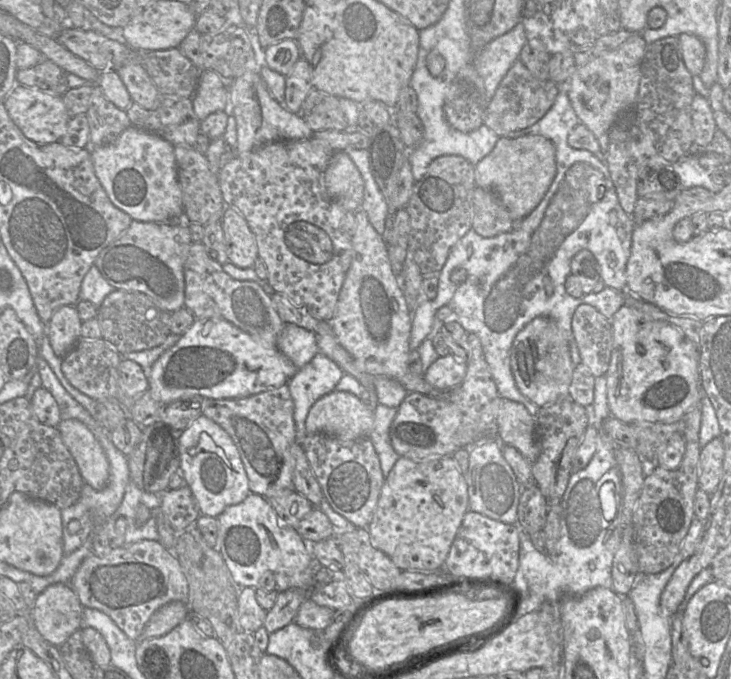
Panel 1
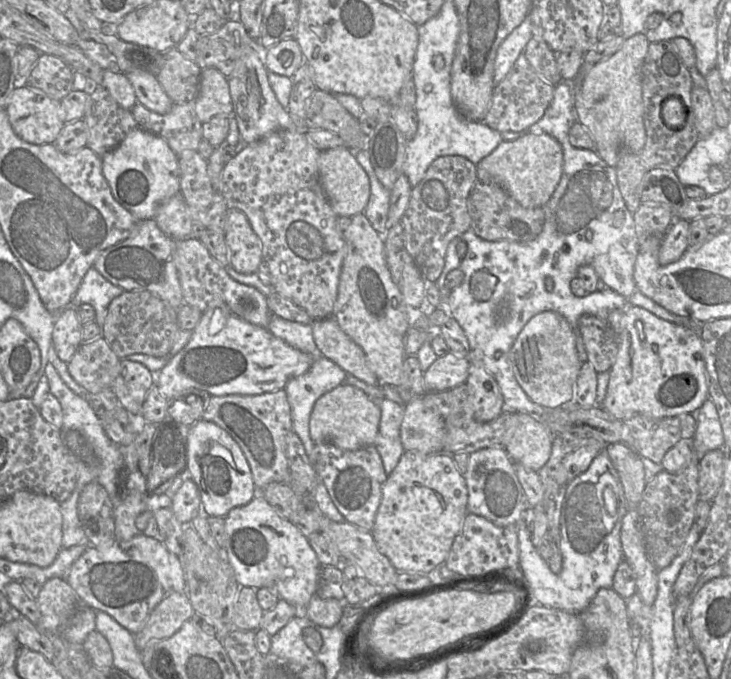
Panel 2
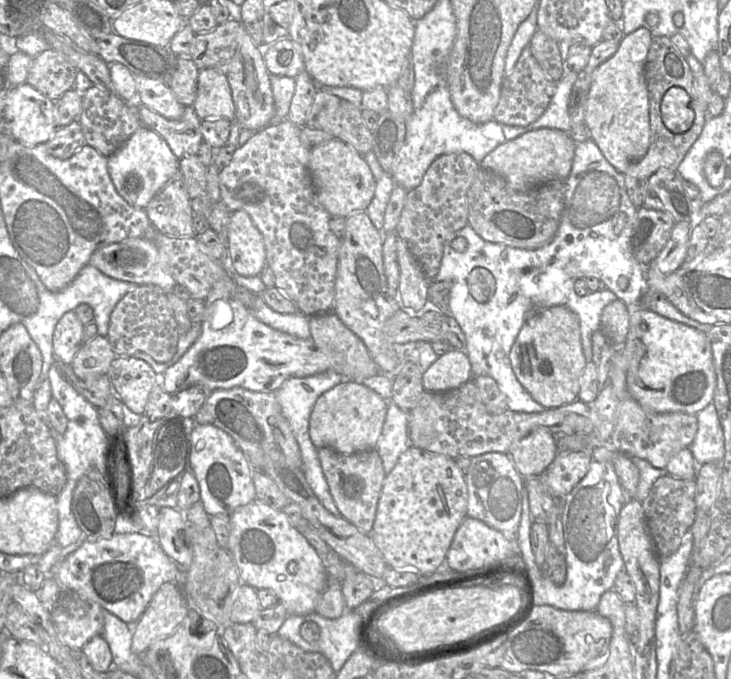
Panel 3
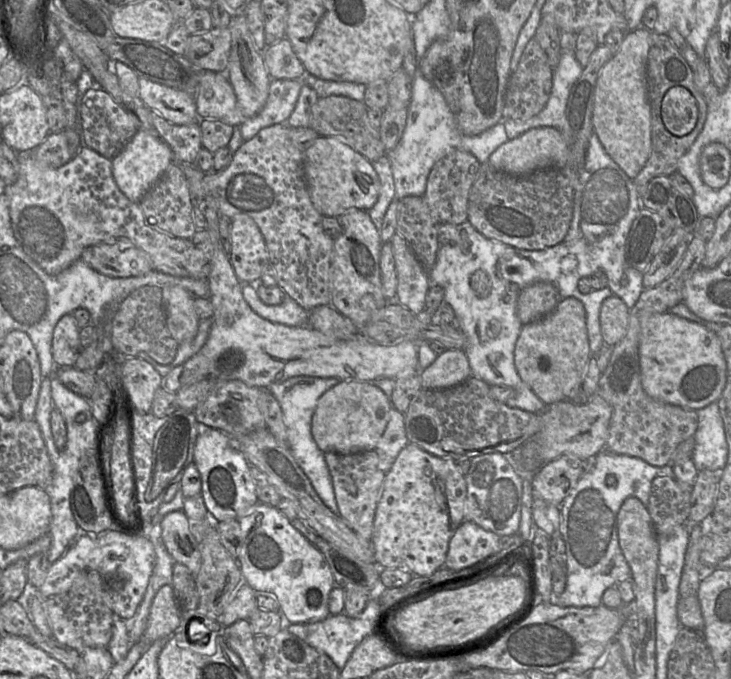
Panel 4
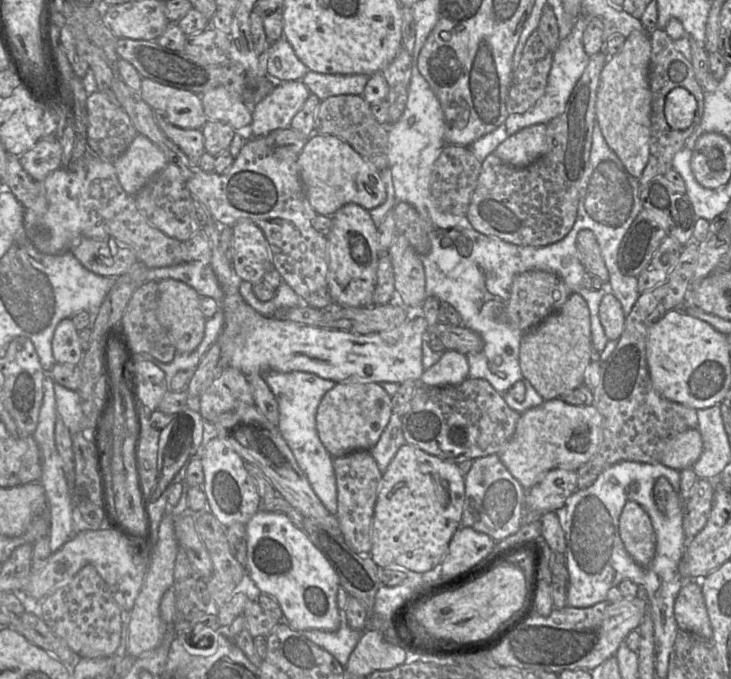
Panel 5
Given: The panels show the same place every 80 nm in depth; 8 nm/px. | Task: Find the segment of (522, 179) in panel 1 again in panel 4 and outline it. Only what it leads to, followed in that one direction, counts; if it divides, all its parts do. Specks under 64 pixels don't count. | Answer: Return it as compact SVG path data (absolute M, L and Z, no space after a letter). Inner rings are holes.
M541 126L531 128L514 139L508 139L490 155L487 162L508 174L522 176L537 169L563 167L567 156L568 146L560 130L556 127Z

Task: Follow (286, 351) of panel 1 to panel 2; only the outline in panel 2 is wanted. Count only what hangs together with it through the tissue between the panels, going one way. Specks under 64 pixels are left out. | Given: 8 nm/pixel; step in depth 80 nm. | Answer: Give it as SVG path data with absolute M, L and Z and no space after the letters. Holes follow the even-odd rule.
M272 314L267 330L289 346L313 357L318 355L310 324L285 320Z

